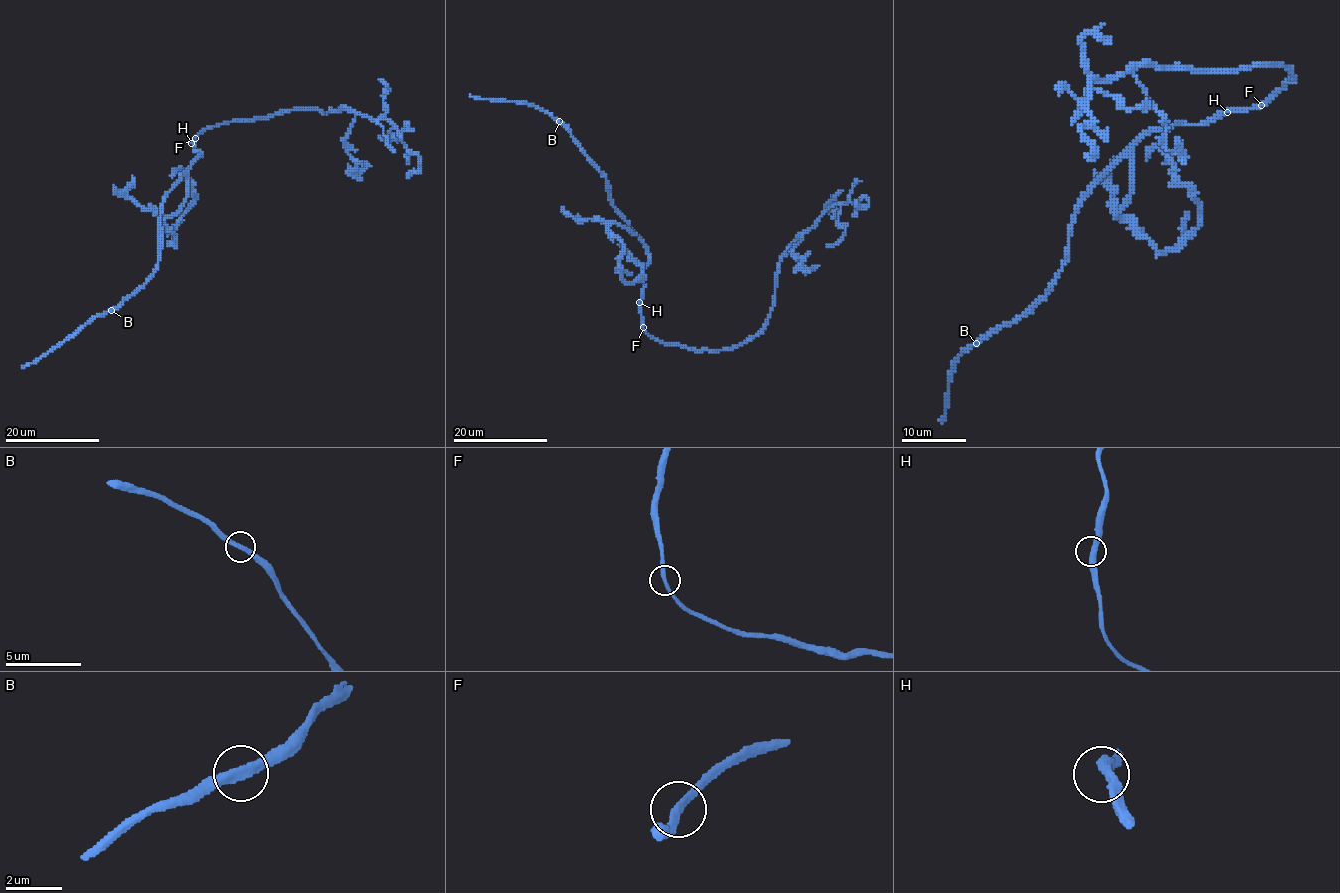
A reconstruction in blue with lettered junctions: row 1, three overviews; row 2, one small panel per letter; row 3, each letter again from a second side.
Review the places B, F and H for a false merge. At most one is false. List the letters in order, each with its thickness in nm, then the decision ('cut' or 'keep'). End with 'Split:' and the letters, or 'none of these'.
B: 320 nm | keep
F: 260 nm | keep
H: 380 nm | keep
Split: none of these

